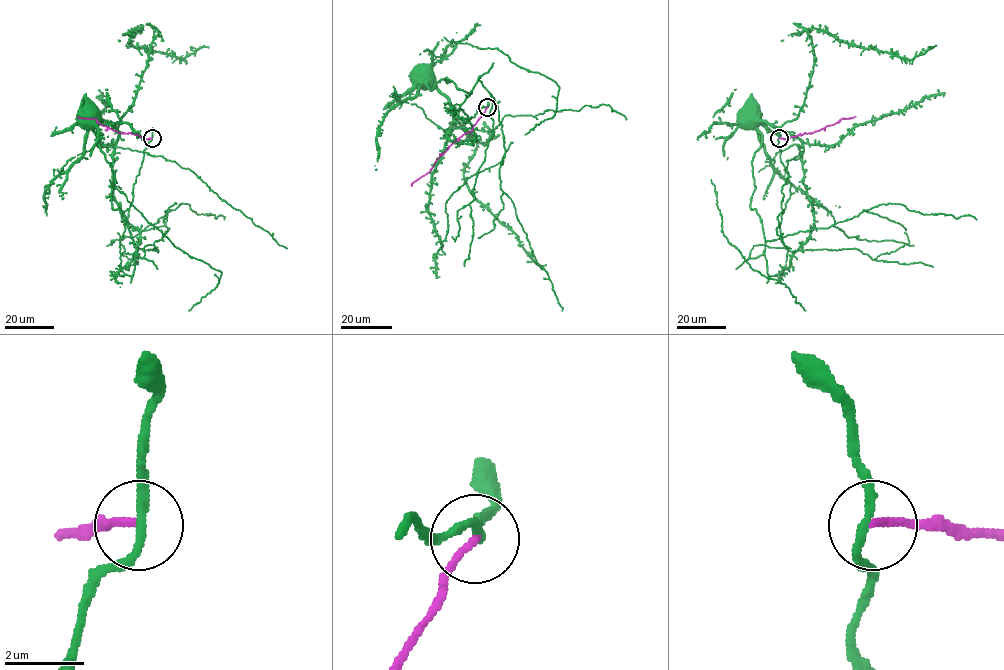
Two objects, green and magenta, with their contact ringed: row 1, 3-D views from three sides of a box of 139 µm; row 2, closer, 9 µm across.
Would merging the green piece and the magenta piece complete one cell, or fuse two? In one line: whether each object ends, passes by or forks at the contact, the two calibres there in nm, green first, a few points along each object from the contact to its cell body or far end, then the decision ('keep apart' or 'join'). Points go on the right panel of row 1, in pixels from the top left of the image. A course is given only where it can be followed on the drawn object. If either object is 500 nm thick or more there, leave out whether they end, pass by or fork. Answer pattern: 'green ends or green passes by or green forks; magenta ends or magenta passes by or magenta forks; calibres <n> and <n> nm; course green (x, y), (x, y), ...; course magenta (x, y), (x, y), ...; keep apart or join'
green passes by; magenta ends; calibres 220 and 180 nm; course green (778, 138), (788, 248), (769, 275), (751, 208), (762, 136), (743, 116); course magenta (778, 138), (813, 133), (842, 118), (855, 116); keep apart

